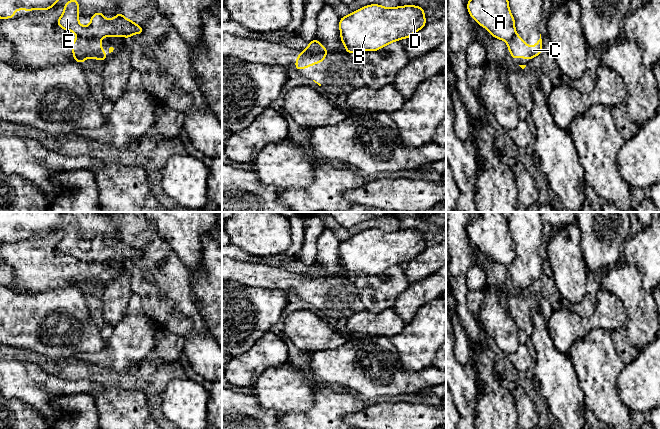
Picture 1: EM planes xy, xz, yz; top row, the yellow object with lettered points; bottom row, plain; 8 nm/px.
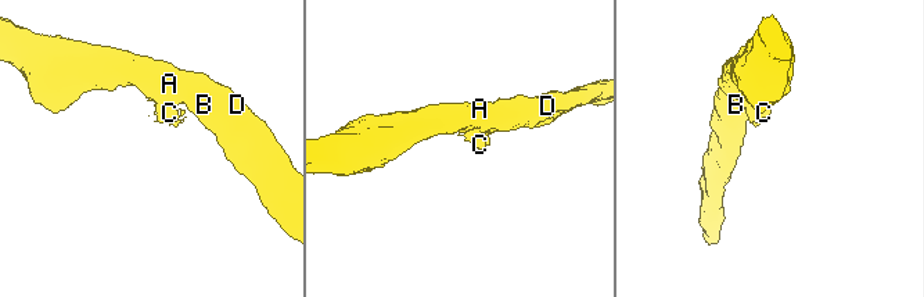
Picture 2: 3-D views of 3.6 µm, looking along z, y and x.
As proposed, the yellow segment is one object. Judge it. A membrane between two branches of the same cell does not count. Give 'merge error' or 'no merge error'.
merge error

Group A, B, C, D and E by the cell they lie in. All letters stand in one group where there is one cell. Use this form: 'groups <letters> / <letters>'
groups A B D E / C

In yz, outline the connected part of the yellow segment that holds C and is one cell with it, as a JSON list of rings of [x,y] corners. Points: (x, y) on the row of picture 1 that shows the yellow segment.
[[[515,31],[515,35],[512,39],[507,42],[508,50],[511,54],[511,58],[525,58],[529,61],[533,59],[535,56],[539,56],[542,52],[543,45],[540,34],[540,39],[534,46],[530,46],[525,43],[522,38]]]

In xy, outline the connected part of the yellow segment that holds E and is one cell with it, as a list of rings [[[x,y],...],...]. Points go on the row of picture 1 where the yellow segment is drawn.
[[[68,0],[63,8],[63,13],[57,20],[57,24],[64,30],[71,31],[78,36],[87,38],[126,37],[129,39],[134,34],[142,34],[144,30],[127,19],[120,12],[108,20],[102,12],[96,12],[91,16],[90,24],[83,26],[79,23],[80,6],[77,0]]]

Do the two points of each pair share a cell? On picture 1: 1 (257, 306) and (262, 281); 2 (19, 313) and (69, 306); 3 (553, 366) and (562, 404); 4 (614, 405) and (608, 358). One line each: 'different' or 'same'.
1: different
2: same
3: same
4: same

